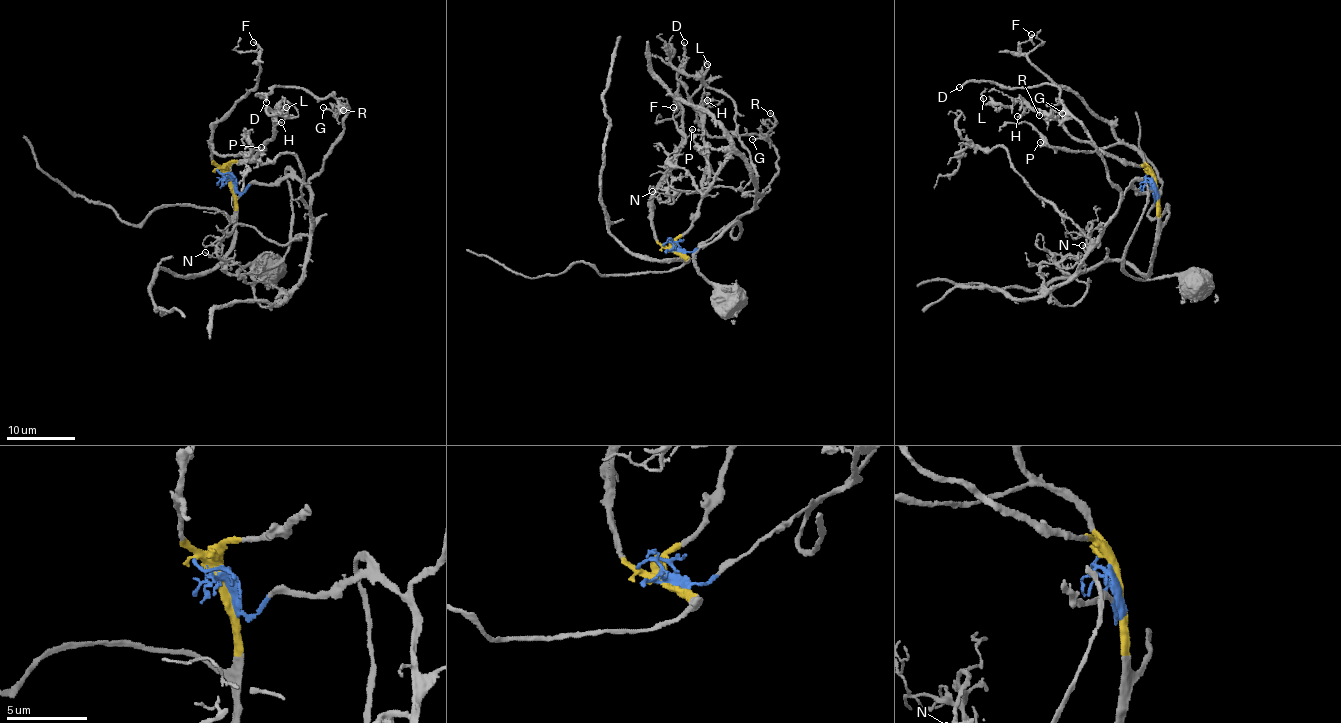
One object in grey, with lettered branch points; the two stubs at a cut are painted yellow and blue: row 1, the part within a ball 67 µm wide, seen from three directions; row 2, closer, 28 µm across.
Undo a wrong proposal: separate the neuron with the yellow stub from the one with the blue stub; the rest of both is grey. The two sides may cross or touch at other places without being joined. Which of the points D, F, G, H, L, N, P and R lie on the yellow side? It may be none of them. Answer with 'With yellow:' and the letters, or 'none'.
With yellow: F, H, L, P

